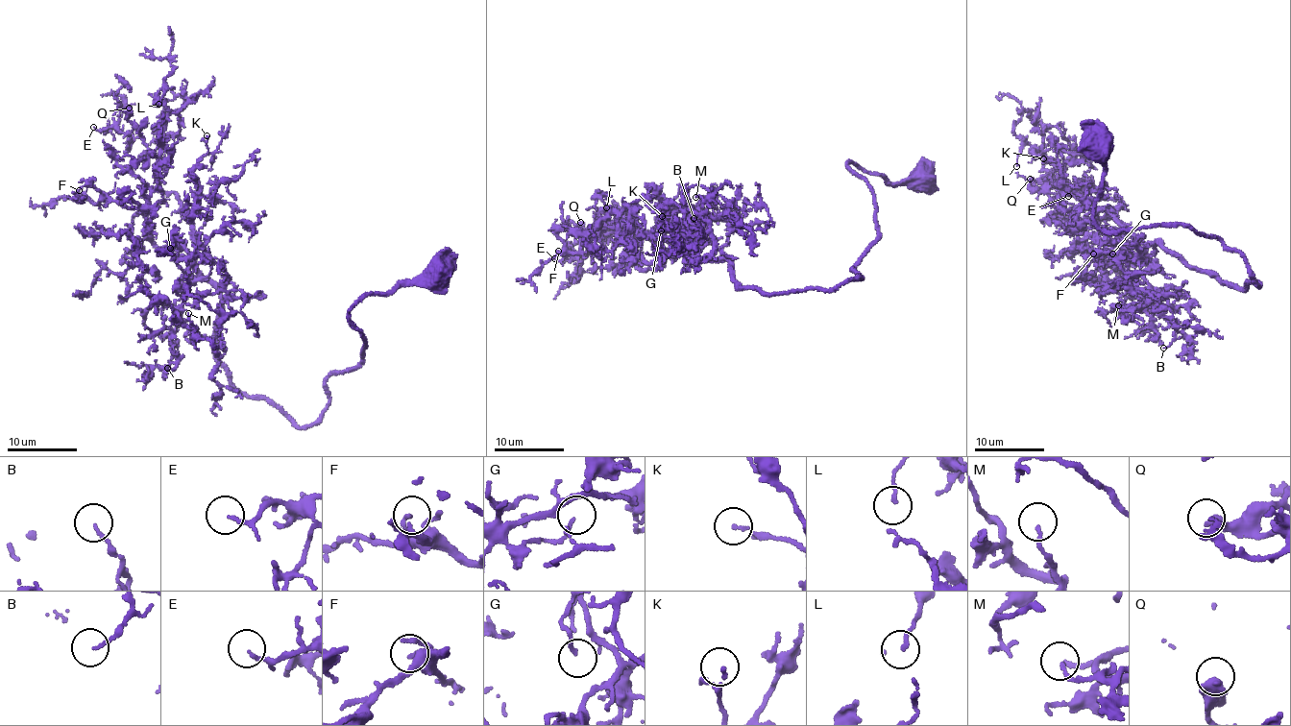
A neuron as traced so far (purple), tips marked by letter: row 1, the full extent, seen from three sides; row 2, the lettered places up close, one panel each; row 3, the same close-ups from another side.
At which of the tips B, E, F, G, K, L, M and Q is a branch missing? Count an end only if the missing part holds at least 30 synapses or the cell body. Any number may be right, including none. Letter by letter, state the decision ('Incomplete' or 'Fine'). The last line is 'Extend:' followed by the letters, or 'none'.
B: Fine
E: Incomplete
F: Fine
G: Fine
K: Fine
L: Fine
M: Fine
Q: Fine
Extend: E

